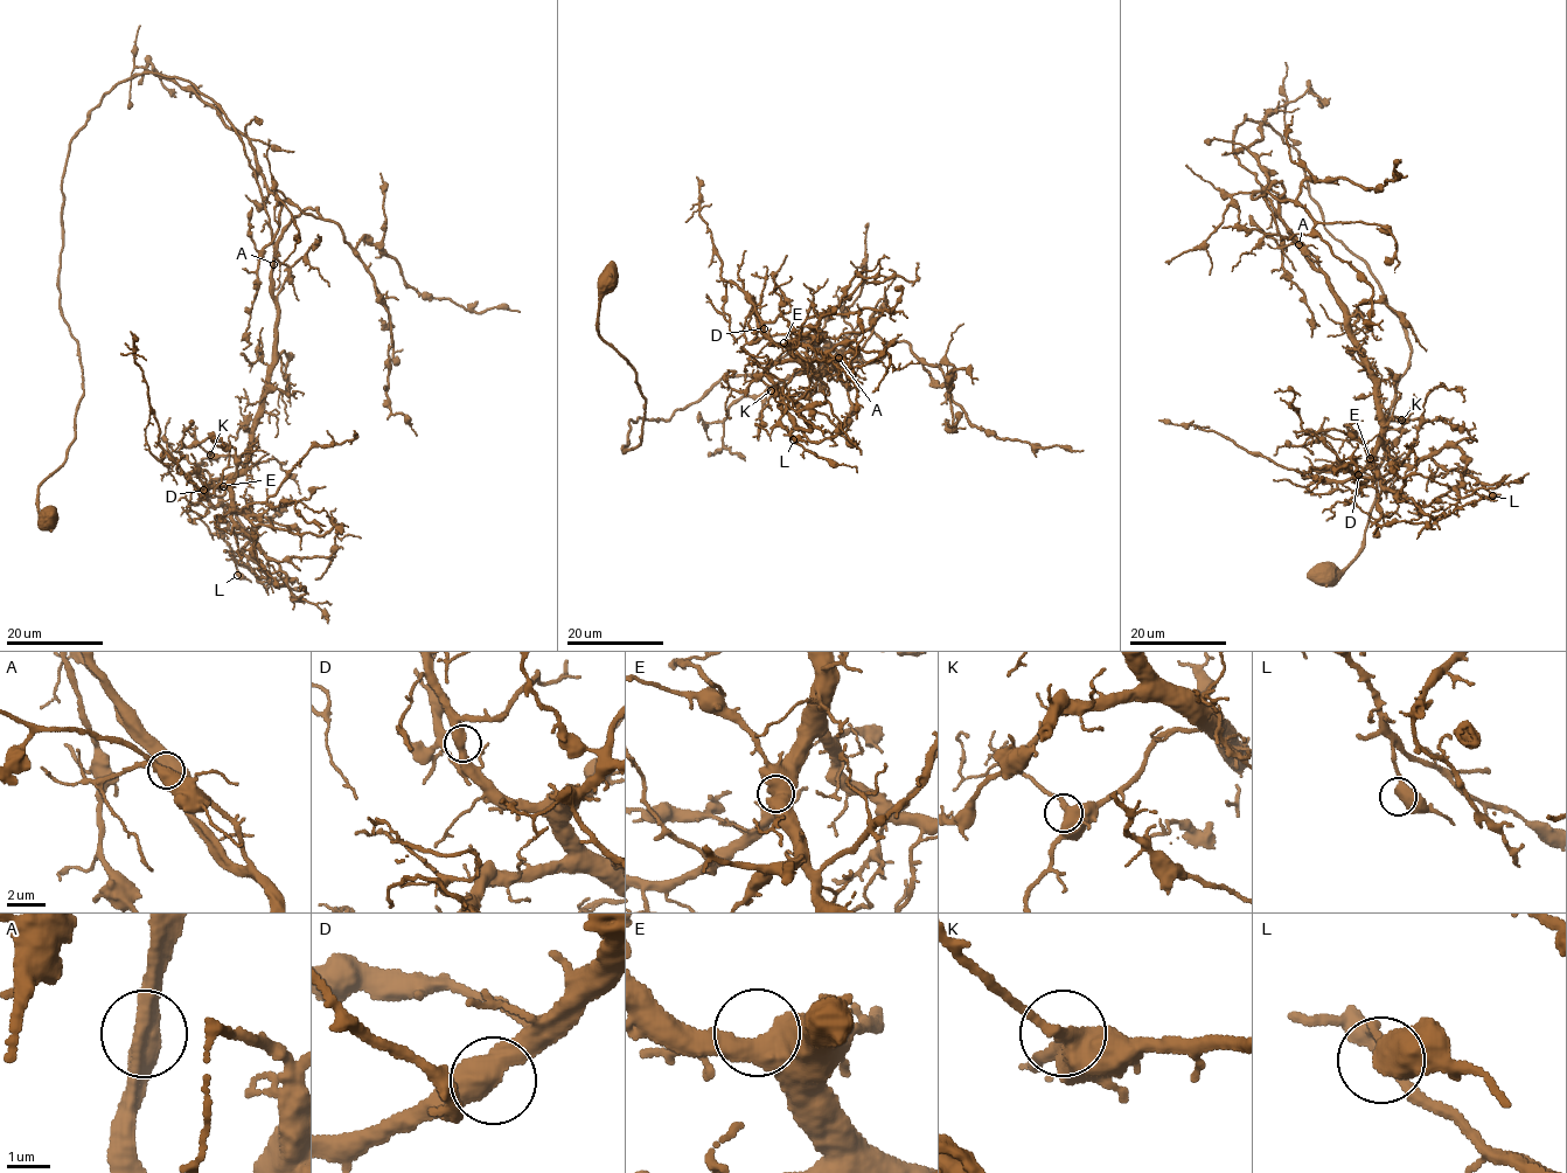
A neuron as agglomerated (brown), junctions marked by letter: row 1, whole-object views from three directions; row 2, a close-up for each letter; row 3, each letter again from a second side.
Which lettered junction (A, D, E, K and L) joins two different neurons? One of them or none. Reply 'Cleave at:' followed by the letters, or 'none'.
Cleave at: none

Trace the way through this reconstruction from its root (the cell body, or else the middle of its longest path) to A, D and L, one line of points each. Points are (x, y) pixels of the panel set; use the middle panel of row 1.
A: (607, 279), (598, 332), (645, 398), (640, 444), (624, 453), (629, 421), (666, 421), (807, 339), (838, 358)
D: (607, 279), (598, 332), (645, 398), (624, 453), (629, 421), (807, 339), (841, 368), (764, 328)
L: (607, 279), (598, 332), (645, 398), (624, 453), (629, 421), (813, 340), (841, 369), (768, 368), (793, 439)

